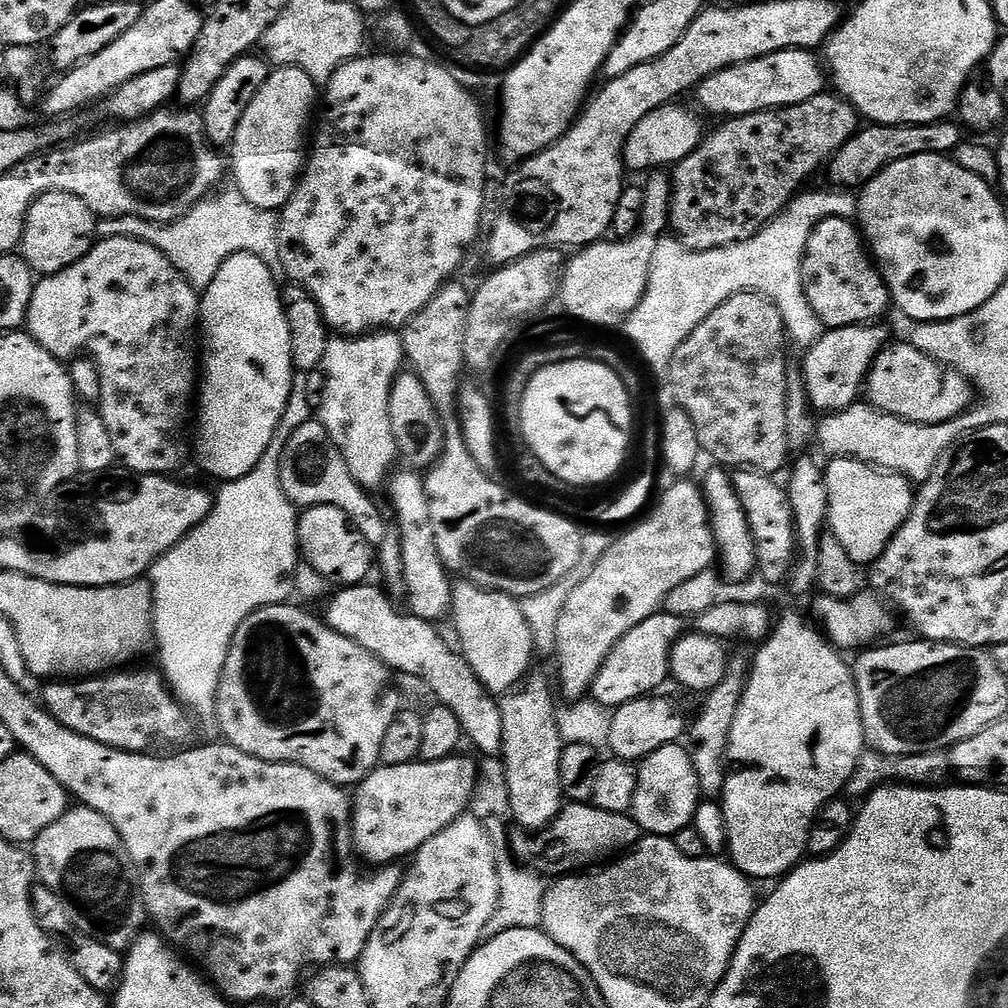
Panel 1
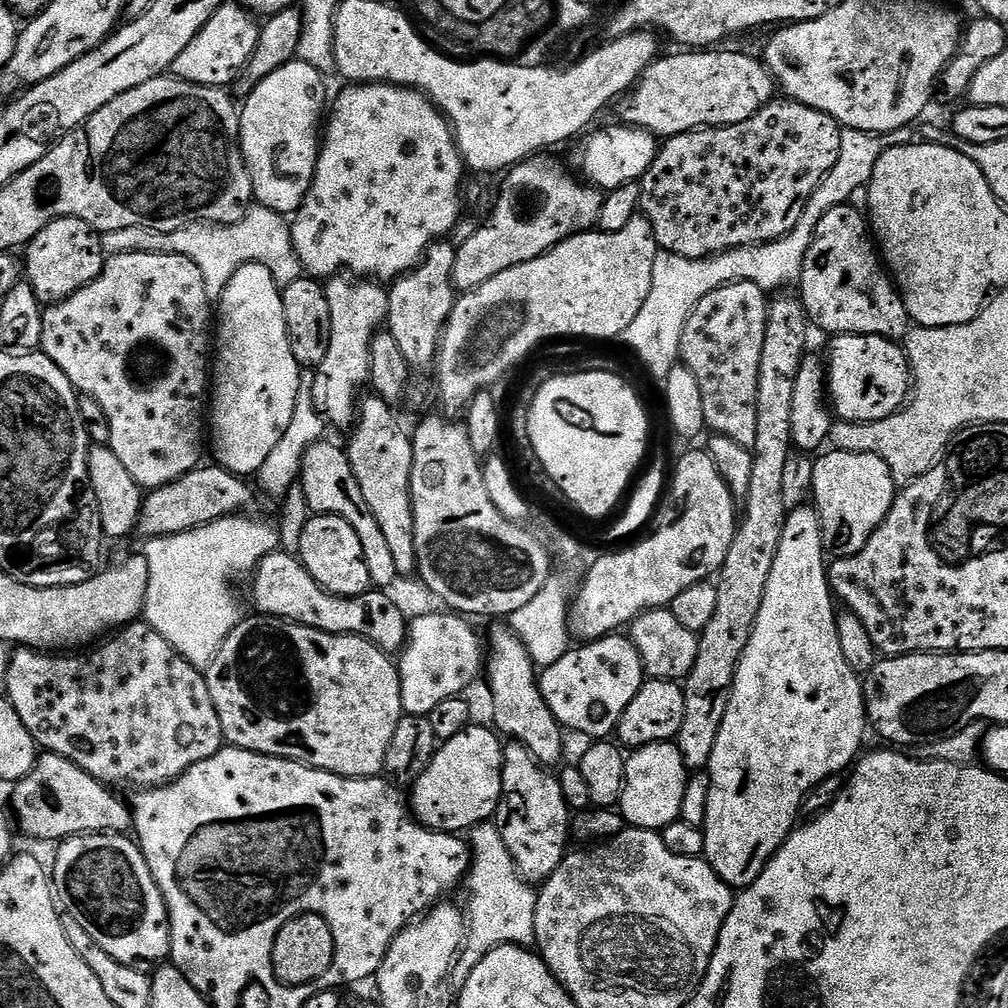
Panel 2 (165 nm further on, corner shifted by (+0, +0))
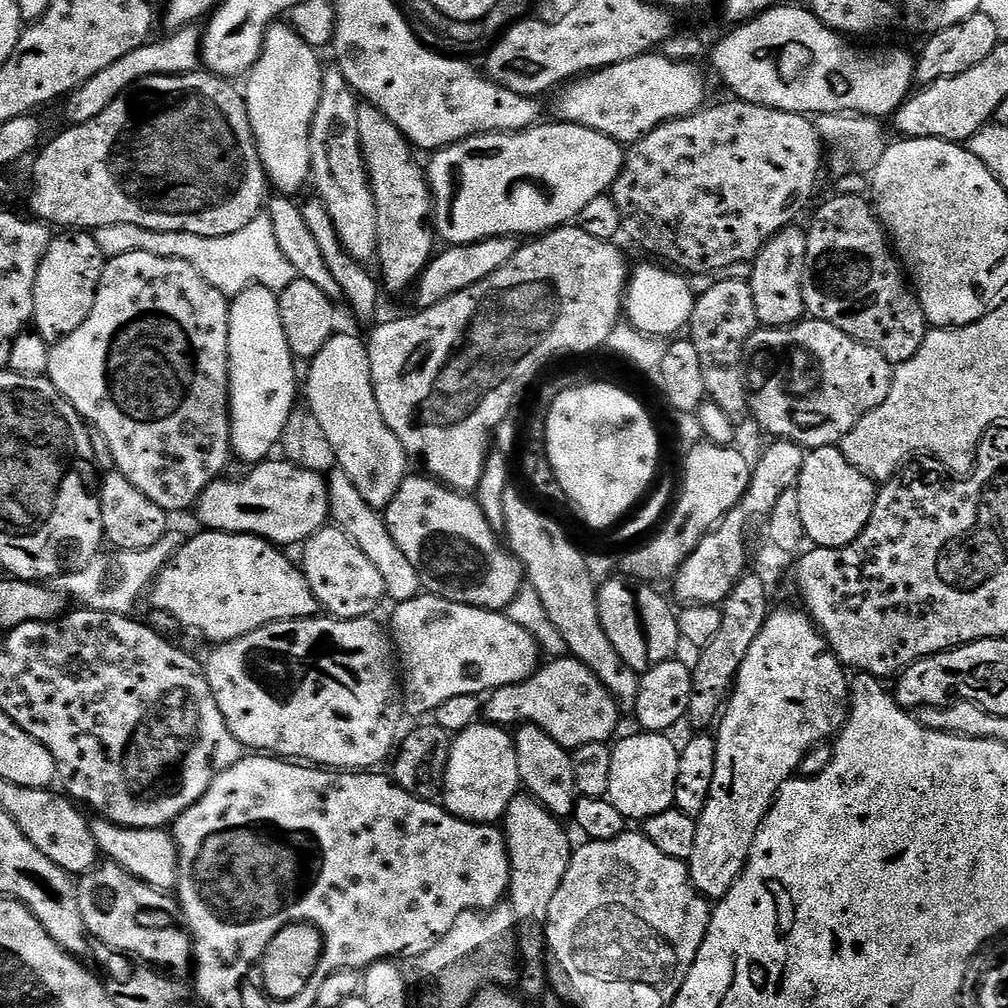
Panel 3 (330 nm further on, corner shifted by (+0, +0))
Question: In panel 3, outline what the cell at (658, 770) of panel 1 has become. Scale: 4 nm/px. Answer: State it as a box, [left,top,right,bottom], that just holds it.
[606,730,680,822]

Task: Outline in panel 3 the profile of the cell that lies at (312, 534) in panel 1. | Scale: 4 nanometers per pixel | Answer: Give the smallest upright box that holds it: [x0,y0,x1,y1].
[302,528,385,620]

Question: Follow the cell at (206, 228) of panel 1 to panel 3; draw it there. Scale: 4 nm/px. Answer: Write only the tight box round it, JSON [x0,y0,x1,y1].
[94,214,298,298]

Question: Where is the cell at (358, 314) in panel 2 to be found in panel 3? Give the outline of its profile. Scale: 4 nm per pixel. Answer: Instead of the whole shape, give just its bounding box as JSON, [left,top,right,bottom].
[310,68,378,262]

